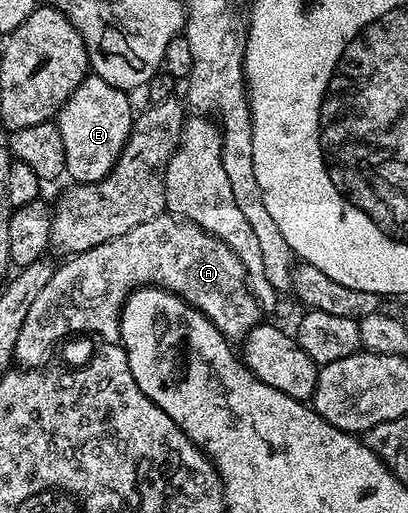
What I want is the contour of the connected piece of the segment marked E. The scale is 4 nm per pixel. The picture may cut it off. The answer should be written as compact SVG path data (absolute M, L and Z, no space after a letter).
M94 74L87 75L63 103L57 123L61 142L65 146L66 175L76 184L96 184L113 170L121 150L131 133L133 111L127 101L128 93L103 81Z

